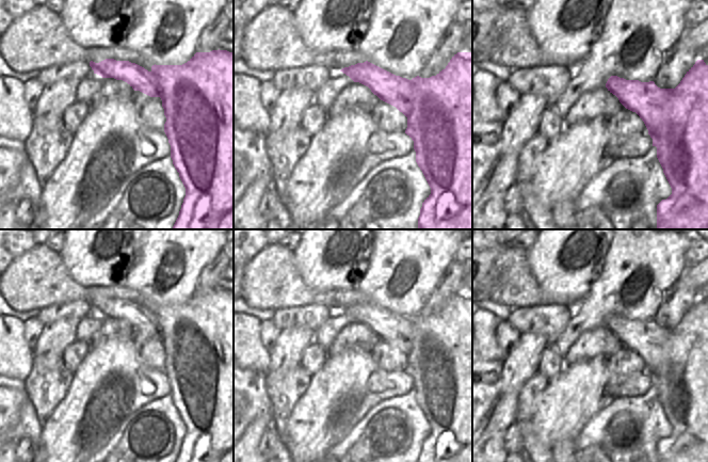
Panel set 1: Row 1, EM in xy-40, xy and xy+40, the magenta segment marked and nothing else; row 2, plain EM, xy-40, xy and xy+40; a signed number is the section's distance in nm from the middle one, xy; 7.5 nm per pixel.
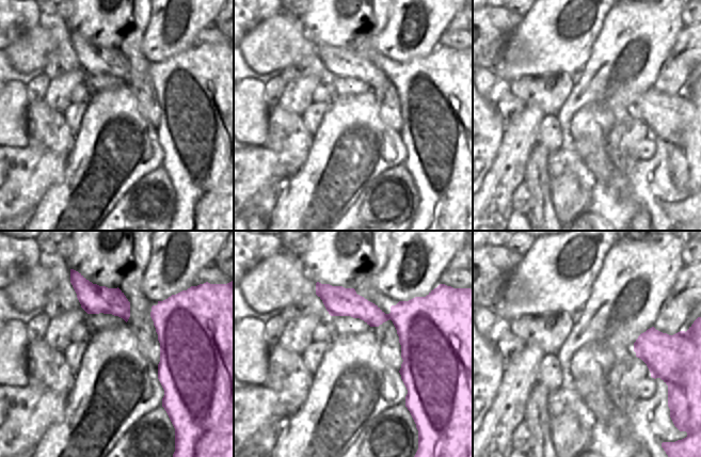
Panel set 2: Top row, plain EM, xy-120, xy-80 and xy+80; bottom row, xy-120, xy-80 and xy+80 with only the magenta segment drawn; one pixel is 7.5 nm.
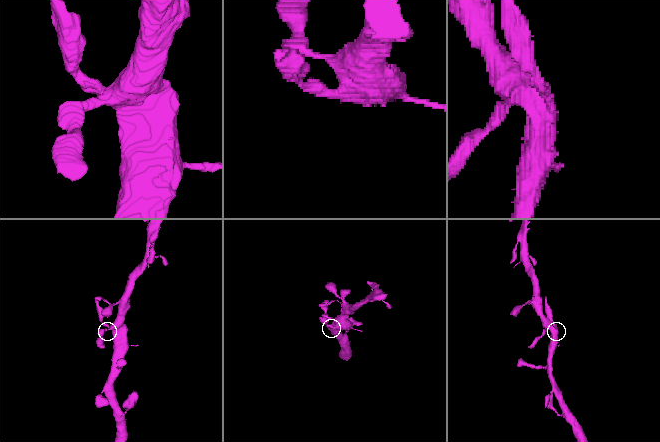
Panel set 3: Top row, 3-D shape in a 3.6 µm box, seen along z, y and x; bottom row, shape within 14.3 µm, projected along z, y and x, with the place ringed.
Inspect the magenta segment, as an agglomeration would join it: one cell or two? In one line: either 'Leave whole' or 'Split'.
Split.

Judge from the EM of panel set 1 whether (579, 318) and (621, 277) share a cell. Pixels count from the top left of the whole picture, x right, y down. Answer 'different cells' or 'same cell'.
same cell

